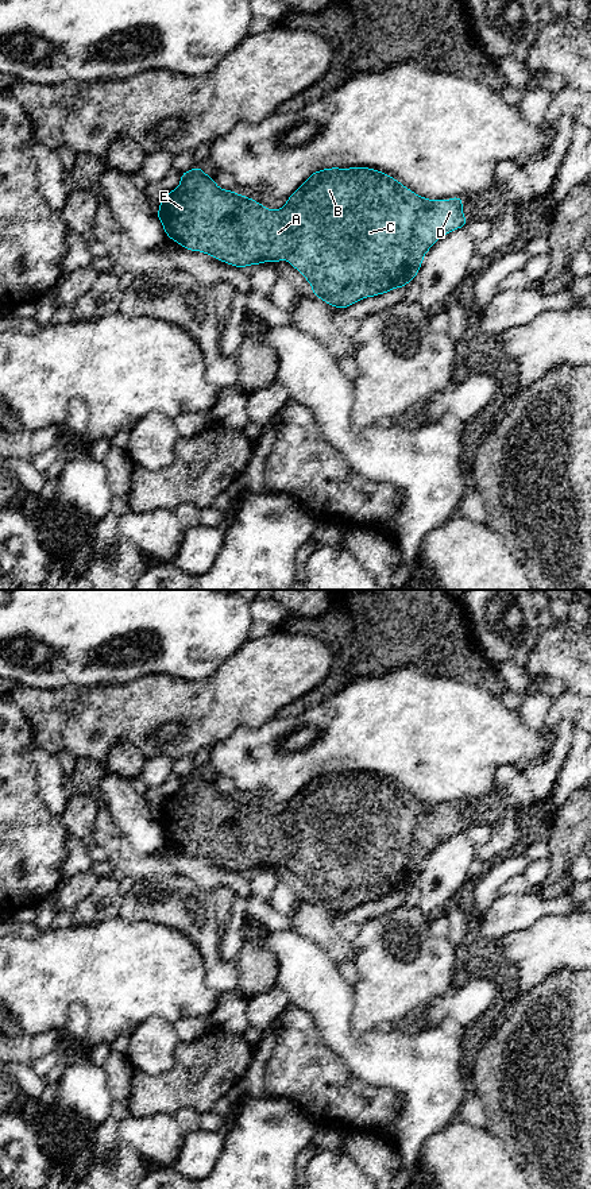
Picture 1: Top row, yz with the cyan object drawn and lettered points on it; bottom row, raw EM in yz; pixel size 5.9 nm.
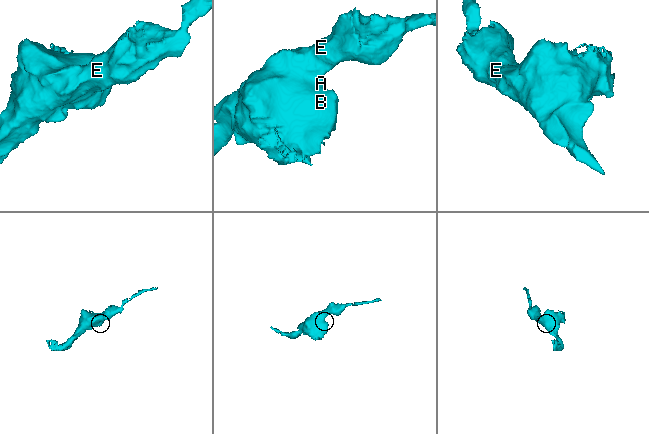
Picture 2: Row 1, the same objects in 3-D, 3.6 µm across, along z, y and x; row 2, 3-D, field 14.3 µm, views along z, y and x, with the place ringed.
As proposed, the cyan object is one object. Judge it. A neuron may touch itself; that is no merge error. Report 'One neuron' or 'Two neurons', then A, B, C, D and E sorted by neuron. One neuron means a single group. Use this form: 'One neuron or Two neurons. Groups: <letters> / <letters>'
One neuron. Groups: A B C D E

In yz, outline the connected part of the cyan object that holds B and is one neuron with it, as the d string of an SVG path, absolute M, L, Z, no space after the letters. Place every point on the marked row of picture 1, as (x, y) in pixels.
M197 166L192 170L182 173L179 186L163 196L159 204L157 217L161 220L166 235L171 240L179 243L184 248L190 251L201 251L235 267L247 267L250 265L260 265L263 262L278 263L281 259L286 259L312 285L312 293L316 297L325 301L329 306L345 309L359 300L363 300L366 297L375 297L376 294L386 294L395 287L406 286L409 281L414 279L422 265L422 259L429 251L429 248L441 236L449 233L453 229L463 228L468 224L467 219L461 212L461 206L461 197L451 197L448 201L443 201L440 198L428 200L405 188L395 178L370 167L331 167L310 174L309 178L304 184L301 184L290 197L287 197L287 202L283 208L278 211L270 211L250 197L240 196L233 190L220 189L215 184L213 177L206 175L202 169Z

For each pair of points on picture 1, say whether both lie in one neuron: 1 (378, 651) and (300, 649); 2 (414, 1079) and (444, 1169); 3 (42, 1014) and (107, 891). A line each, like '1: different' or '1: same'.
1: different
2: different
3: different

